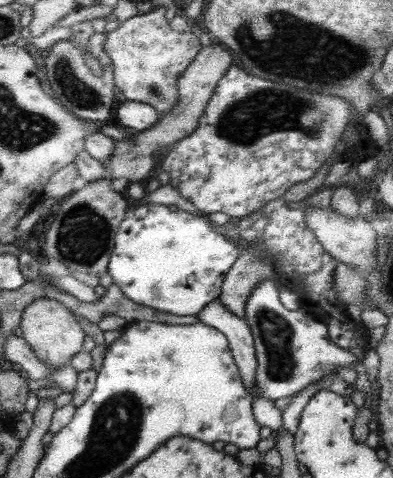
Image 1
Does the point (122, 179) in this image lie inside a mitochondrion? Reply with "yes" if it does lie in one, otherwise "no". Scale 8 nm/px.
no

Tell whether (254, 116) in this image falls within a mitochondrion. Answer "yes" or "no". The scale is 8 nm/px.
yes

